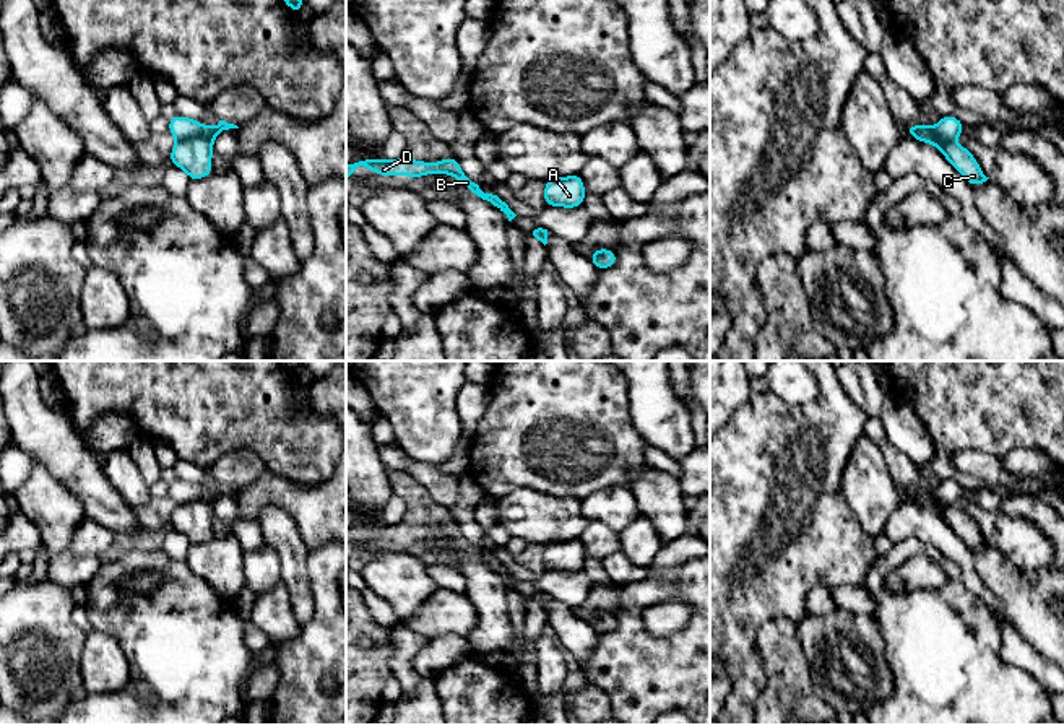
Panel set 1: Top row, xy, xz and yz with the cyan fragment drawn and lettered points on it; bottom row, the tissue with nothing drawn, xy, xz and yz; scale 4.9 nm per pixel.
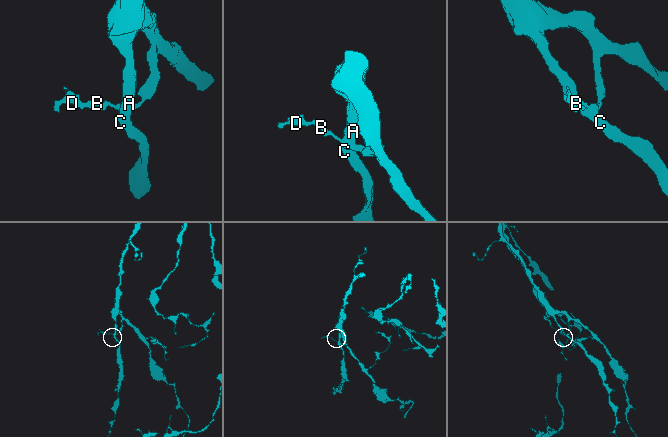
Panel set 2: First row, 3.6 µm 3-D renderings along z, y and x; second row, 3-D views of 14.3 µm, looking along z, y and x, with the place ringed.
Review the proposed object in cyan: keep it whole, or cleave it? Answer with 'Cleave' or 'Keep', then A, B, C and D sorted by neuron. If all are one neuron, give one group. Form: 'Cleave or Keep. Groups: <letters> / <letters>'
Keep. Groups: A B C D

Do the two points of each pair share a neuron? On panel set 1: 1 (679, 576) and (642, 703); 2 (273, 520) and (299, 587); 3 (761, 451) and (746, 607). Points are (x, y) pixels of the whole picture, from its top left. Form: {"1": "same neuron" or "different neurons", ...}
{"1": "same neuron", "2": "same neuron", "3": "same neuron"}

